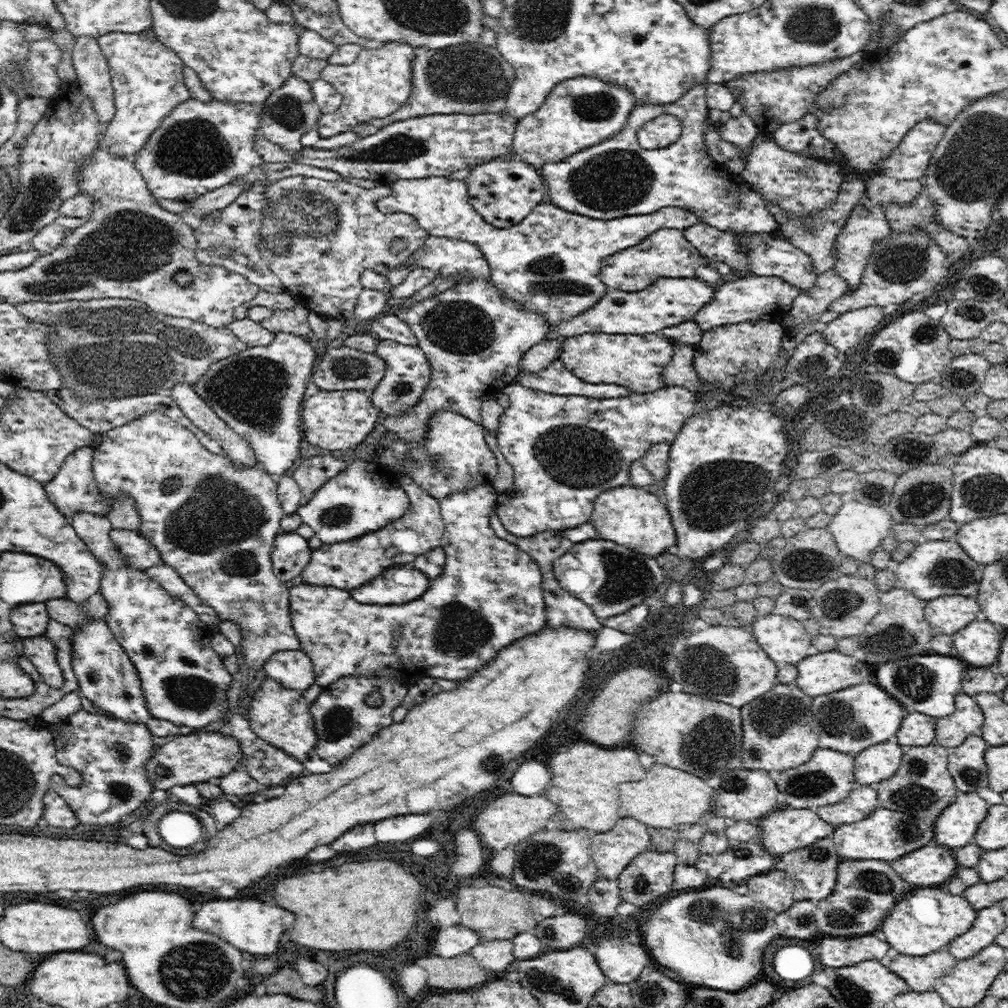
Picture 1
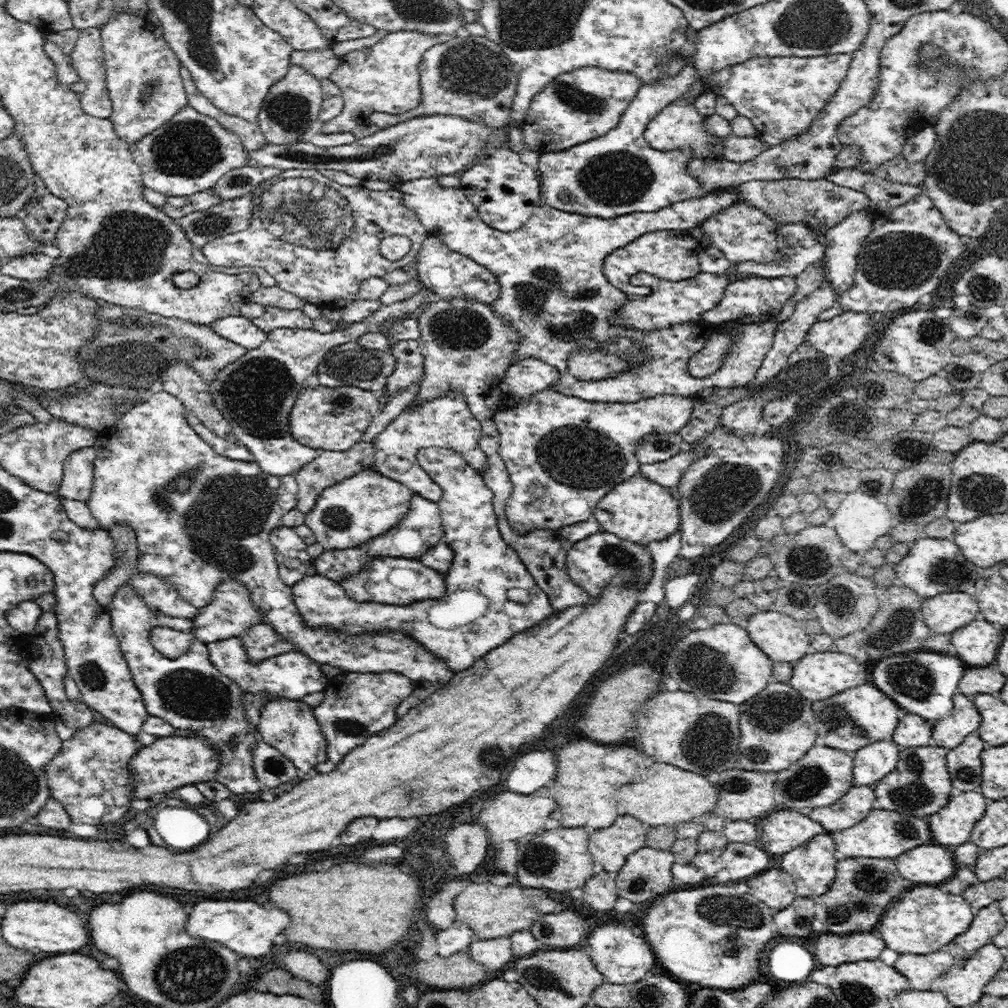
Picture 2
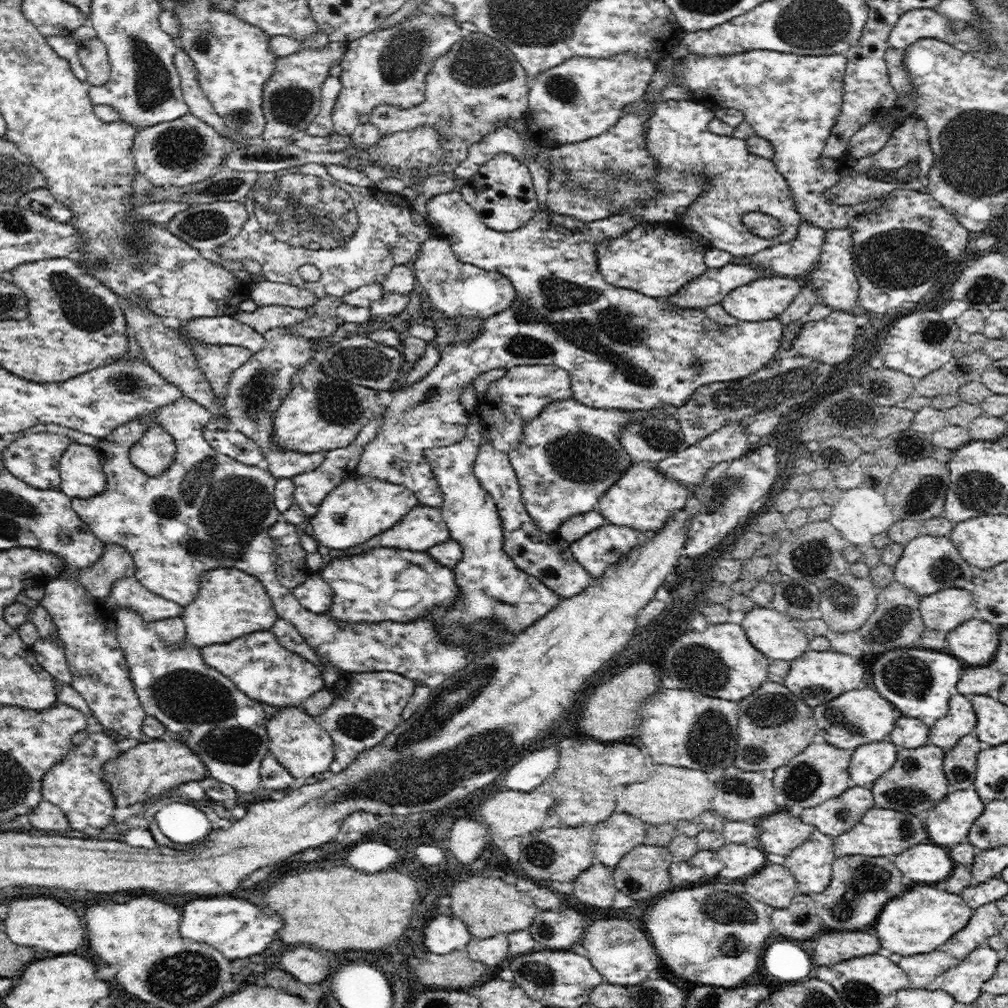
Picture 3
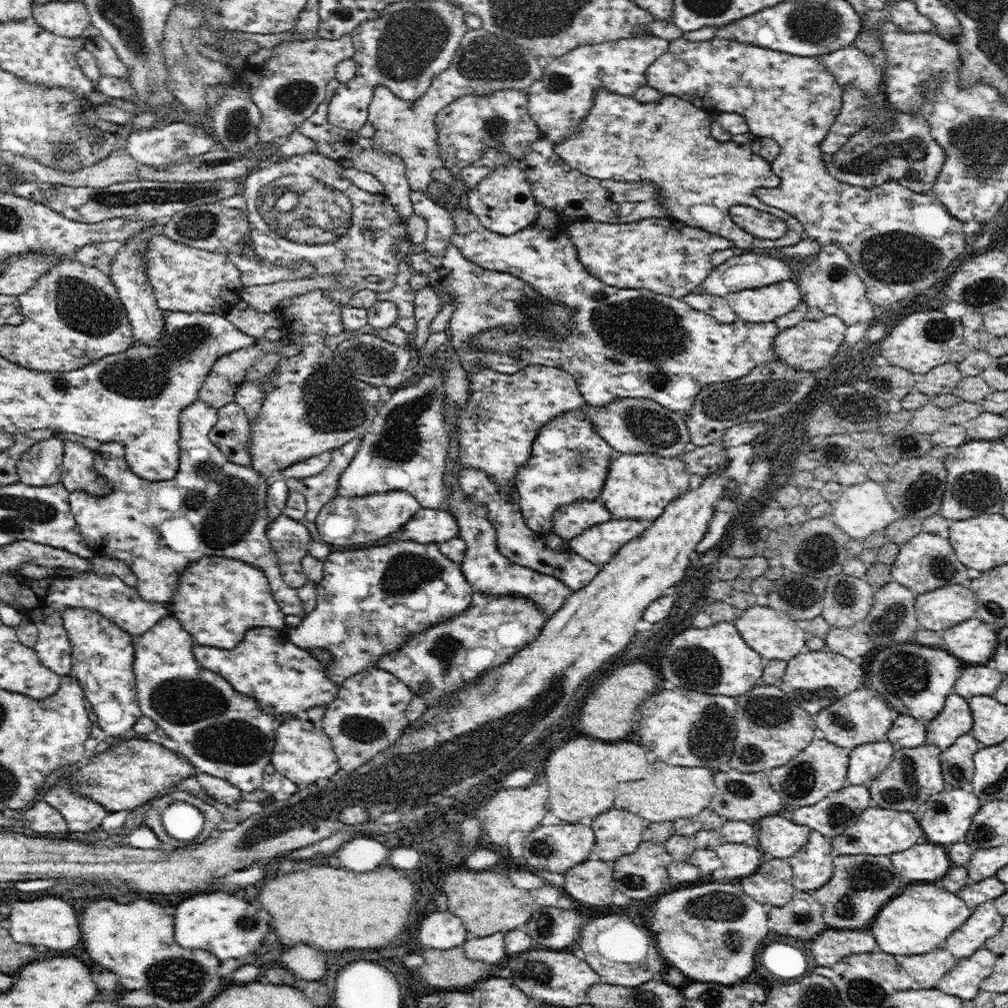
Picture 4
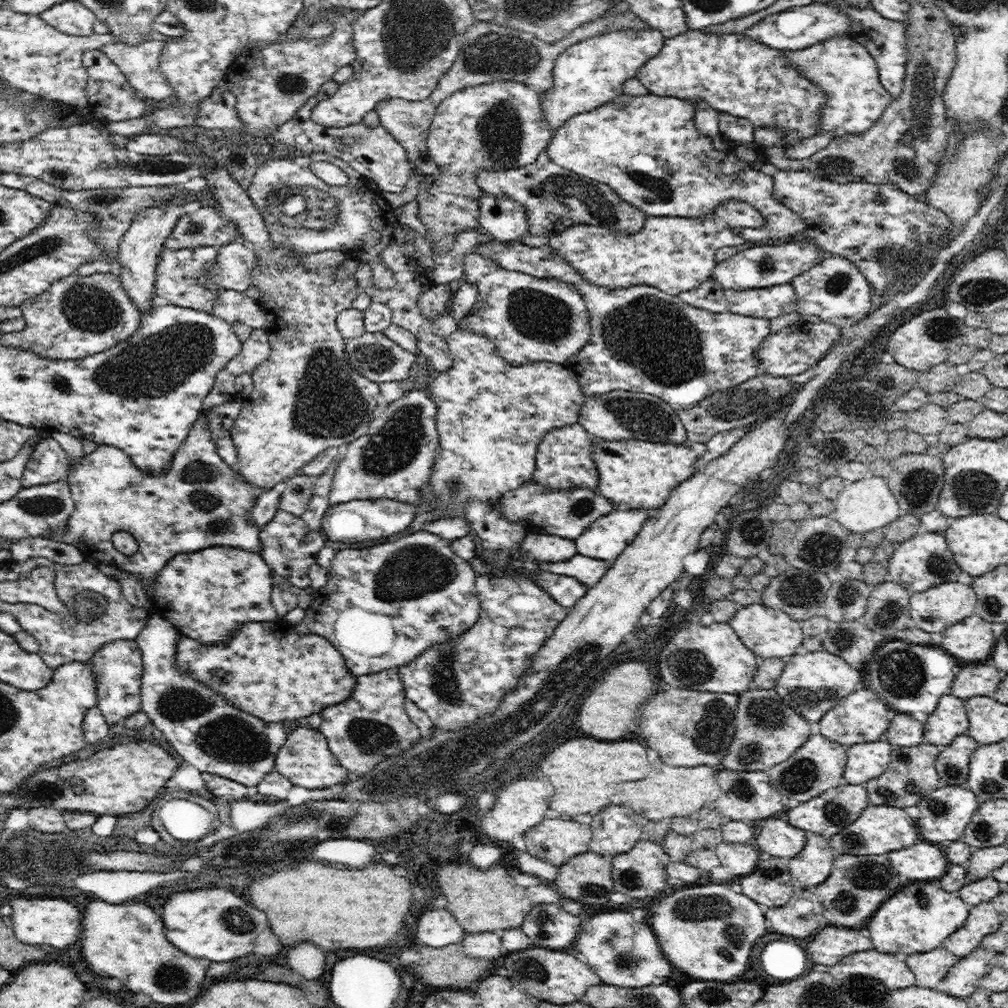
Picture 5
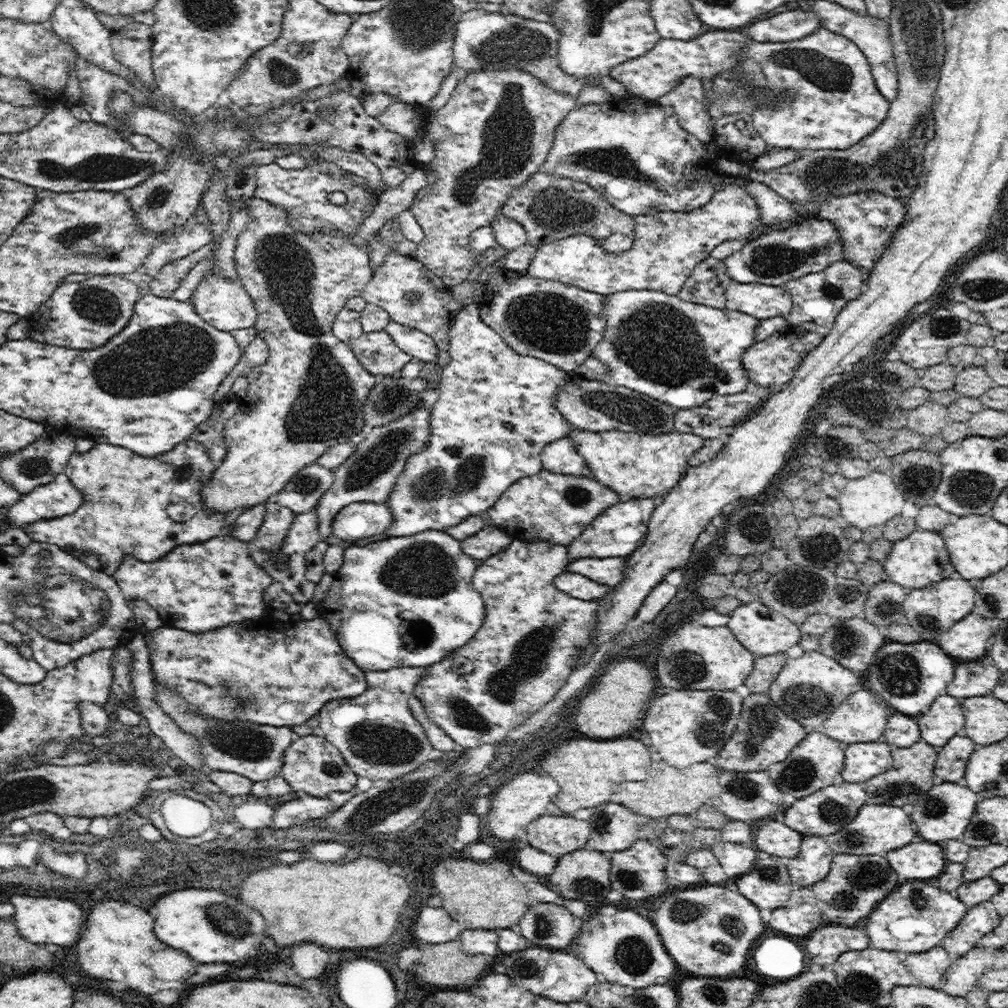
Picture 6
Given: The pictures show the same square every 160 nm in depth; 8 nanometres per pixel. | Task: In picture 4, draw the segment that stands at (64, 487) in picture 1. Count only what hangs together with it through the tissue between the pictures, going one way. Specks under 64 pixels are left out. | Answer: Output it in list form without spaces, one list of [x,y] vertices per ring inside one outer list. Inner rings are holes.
[[[71,440],[63,441],[63,464],[61,465],[61,482],[71,493],[77,490],[104,496],[112,486],[96,473],[96,462],[93,451],[82,443]]]

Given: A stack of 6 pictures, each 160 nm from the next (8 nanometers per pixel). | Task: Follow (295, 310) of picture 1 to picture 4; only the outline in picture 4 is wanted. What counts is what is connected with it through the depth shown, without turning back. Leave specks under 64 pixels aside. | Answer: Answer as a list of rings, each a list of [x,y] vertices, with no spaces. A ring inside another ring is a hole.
[[[234,307],[230,309],[226,317],[236,328],[244,331],[248,336],[260,339],[264,338],[267,328],[281,326],[278,313],[279,308],[269,313],[260,313],[252,307],[246,308],[246,310],[238,310],[237,307]]]

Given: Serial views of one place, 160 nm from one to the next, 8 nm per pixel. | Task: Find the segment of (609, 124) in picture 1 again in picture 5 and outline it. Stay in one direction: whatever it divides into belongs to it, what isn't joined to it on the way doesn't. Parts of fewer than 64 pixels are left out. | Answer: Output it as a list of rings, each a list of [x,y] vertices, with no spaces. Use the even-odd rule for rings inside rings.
[[[651,27],[646,31],[604,32],[596,38],[588,38],[572,47],[564,49],[554,60],[552,79],[554,88],[540,93],[544,119],[550,125],[552,136],[555,130],[569,118],[596,107],[610,103],[623,93],[626,79],[636,76],[643,63],[647,63],[664,47],[665,37]]]

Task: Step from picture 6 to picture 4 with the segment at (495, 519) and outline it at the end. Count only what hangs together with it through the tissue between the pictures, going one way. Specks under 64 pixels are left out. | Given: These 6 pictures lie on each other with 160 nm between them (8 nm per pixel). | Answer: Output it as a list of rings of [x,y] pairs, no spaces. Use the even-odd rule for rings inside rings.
[[[598,497],[589,501],[576,501],[558,508],[552,514],[552,531],[564,540],[582,534],[587,528],[611,520],[604,501]]]

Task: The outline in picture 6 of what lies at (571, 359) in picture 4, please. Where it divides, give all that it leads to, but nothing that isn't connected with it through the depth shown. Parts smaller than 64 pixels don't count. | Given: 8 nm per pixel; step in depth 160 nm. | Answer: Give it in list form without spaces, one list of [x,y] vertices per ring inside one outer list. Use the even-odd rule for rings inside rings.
[[[626,290],[615,292],[608,295],[604,300],[604,317],[606,317],[606,328],[604,328],[604,338],[600,340],[598,346],[593,348],[592,356],[602,361],[606,365],[608,372],[598,378],[602,383],[622,386],[630,388],[630,390],[641,392],[642,394],[651,396],[656,400],[673,405],[677,409],[687,409],[690,407],[699,407],[707,400],[714,398],[714,396],[735,395],[738,392],[746,390],[746,384],[750,381],[746,374],[746,369],[743,367],[743,354],[755,343],[755,328],[758,326],[760,320],[755,316],[750,316],[745,312],[731,311],[728,308],[719,309],[706,306],[704,304],[696,304],[695,302],[688,302],[682,300],[678,295],[669,295],[658,290]]]

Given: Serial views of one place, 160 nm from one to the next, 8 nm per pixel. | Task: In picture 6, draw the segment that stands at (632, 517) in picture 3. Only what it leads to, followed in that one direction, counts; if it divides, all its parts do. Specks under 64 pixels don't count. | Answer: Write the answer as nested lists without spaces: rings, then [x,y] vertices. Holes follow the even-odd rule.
[[[571,427],[567,436],[575,444],[578,454],[586,460],[595,480],[611,488],[624,503],[630,499],[654,499],[670,492],[684,477],[689,457],[704,444],[702,437],[676,429],[666,434],[649,435],[616,429],[592,432]]]

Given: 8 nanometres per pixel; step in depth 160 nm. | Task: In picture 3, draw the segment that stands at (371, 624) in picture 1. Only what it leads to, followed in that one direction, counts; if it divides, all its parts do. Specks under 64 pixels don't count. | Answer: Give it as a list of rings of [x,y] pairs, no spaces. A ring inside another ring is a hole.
[[[478,414],[469,416],[465,437],[448,447],[433,447],[425,452],[427,464],[435,475],[436,486],[443,493],[441,512],[448,525],[450,537],[460,543],[462,558],[452,572],[460,588],[458,600],[452,606],[432,608],[423,618],[434,621],[442,640],[464,645],[476,656],[484,655],[490,644],[498,644],[502,635],[516,636],[532,626],[561,601],[560,595],[551,591],[536,576],[529,576],[508,556],[504,548],[503,528],[495,500],[486,492],[474,475],[475,461],[483,440],[483,426]],[[320,572],[307,576],[303,584],[291,591],[304,608],[316,614],[328,612],[334,598],[332,589]],[[476,623],[498,623],[502,634],[489,638],[475,634],[471,626]]]

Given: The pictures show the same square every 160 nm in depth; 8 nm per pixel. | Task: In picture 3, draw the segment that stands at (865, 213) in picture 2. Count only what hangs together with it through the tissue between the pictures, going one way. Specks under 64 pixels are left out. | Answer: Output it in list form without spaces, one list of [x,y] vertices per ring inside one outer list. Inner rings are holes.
[[[832,228],[825,232],[819,262],[808,274],[806,280],[816,289],[820,301],[836,311],[853,313],[858,305],[859,281],[854,274],[852,261],[852,231],[849,228]]]

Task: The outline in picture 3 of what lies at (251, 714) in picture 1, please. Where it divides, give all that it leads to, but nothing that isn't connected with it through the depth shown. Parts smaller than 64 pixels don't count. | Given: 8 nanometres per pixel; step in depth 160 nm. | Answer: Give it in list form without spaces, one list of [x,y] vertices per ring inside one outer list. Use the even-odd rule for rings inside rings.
[[[278,707],[277,713],[266,722],[270,739],[269,752],[294,778],[310,778],[314,774],[329,774],[330,764],[334,760],[334,747],[331,736],[322,728],[320,722],[302,707]]]

